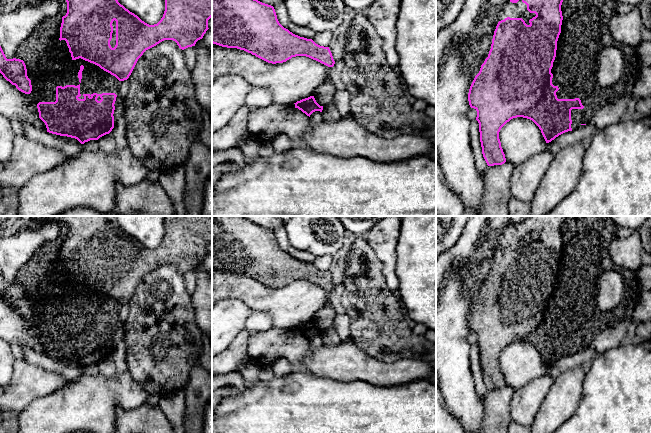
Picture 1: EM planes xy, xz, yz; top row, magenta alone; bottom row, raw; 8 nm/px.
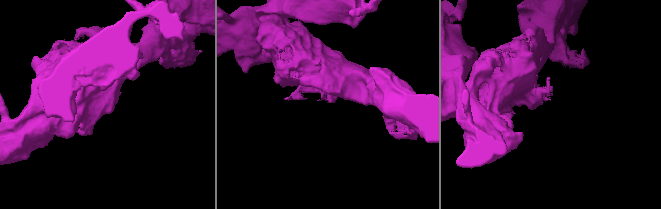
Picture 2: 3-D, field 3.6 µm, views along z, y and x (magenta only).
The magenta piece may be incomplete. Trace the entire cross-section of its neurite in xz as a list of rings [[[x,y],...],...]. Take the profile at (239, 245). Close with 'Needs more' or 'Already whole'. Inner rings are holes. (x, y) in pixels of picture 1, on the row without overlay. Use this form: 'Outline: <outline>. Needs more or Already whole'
Outline: [[[212,216],[212,267],[244,274],[272,288],[296,280],[309,281],[328,291],[335,288],[329,271],[293,258],[279,247],[273,230],[239,216]]]. Already whole

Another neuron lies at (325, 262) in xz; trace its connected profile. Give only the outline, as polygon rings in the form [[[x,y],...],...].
[[[325,255],[316,257],[312,264],[320,270],[328,271],[335,260],[335,256]]]

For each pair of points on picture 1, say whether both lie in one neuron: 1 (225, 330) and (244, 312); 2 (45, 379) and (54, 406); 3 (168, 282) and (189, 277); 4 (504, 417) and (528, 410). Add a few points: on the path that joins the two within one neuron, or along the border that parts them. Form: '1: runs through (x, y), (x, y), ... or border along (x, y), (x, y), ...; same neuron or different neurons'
1: runs through (230, 325), (239, 316); same neuron
2: border along (70, 380), (61, 388), (38, 397), (29, 404); different neurons
3: border along (182, 274), (185, 280), (185, 288), (190, 294); different neurons
4: border along (514, 392), (510, 401), (511, 420); different neurons

